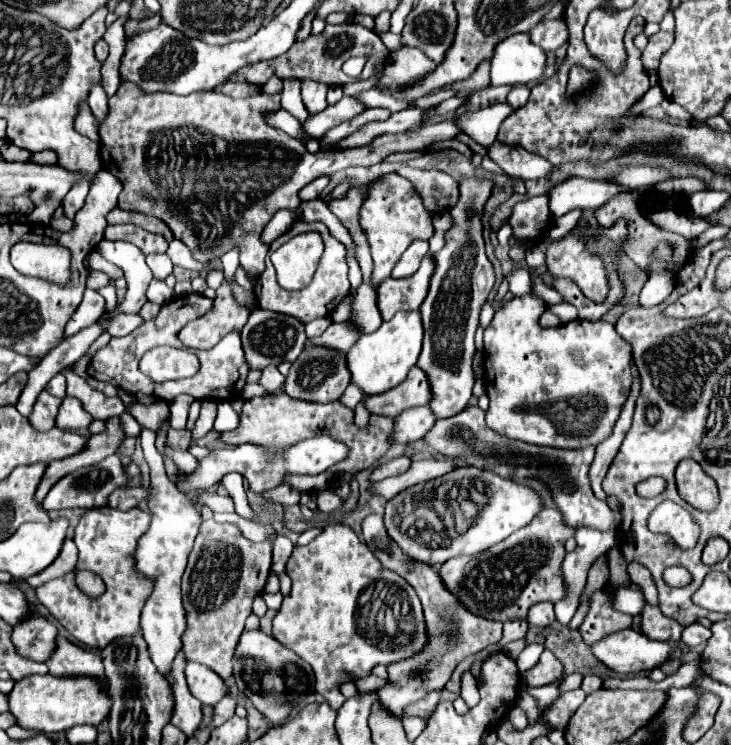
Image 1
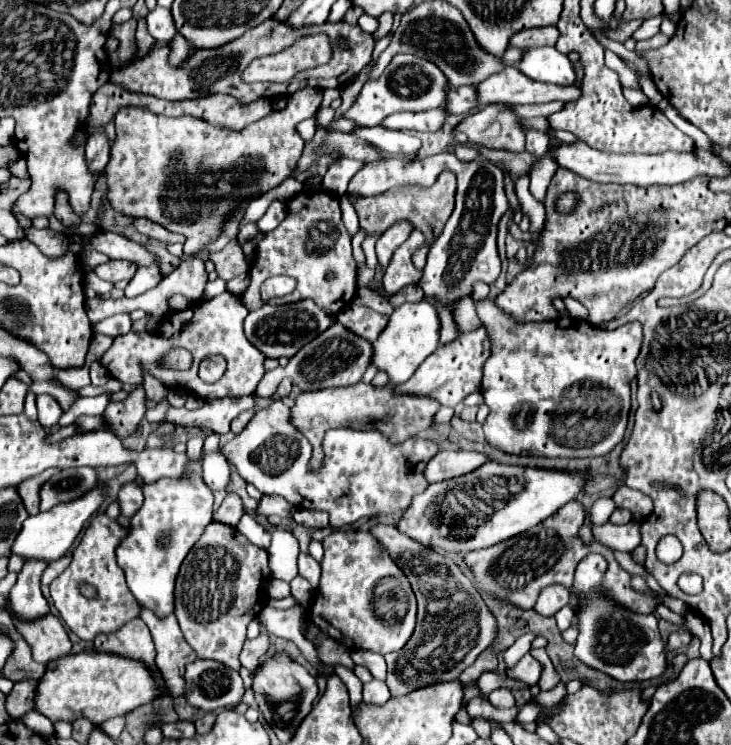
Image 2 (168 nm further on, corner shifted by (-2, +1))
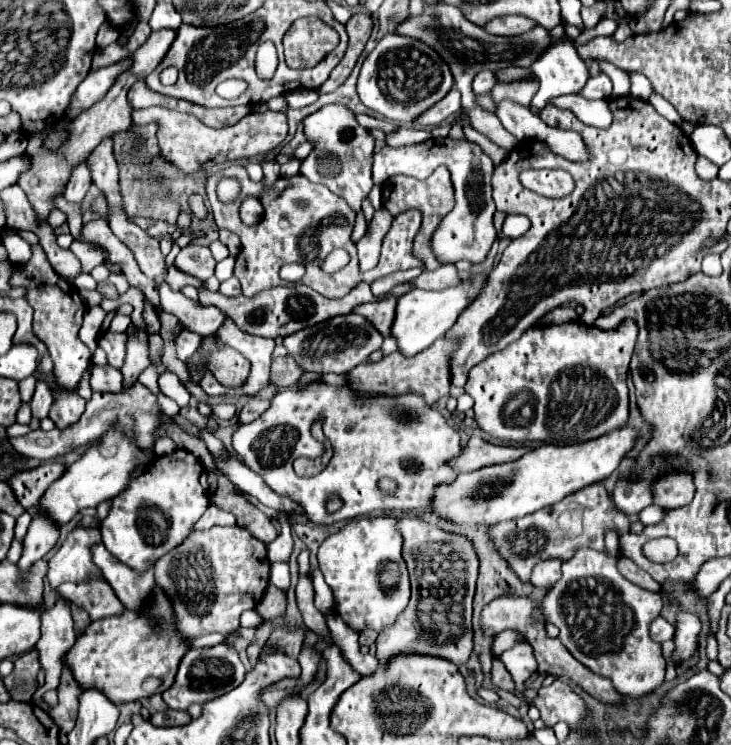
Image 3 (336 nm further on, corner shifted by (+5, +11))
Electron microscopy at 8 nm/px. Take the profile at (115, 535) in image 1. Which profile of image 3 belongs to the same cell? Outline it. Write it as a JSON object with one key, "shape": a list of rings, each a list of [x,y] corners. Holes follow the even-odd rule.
{"shape":[[[74,529],[56,555],[48,561],[50,585],[58,587],[66,582],[80,583],[88,575],[100,575],[90,553],[90,547],[98,541],[98,529]]]}

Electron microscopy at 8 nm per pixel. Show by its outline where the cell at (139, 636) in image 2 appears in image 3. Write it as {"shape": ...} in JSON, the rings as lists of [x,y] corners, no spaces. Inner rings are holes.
{"shape":[[[88,577],[82,583],[62,583],[58,591],[70,603],[82,605],[90,613],[92,621],[124,611],[124,605],[102,577]]]}

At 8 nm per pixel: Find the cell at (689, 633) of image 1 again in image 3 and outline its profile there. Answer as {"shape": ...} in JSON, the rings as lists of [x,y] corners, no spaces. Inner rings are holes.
{"shape":[[[656,617],[652,623],[650,623],[650,637],[656,641],[656,643],[664,643],[668,639],[674,637],[674,625],[668,623],[664,617]]]}

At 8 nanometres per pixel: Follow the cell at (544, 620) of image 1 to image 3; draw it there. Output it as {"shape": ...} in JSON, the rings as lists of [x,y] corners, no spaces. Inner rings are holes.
{"shape":[[[542,561],[542,563],[538,563],[532,571],[530,581],[534,581],[534,585],[538,585],[538,587],[548,589],[554,581],[560,579],[560,575],[562,575],[560,565],[562,565],[562,561]]]}

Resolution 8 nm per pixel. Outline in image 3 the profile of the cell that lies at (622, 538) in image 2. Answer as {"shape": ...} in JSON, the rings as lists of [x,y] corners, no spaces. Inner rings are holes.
{"shape":[[[608,531],[604,551],[578,549],[570,561],[562,563],[562,577],[546,591],[542,599],[542,611],[546,613],[546,623],[552,623],[560,629],[558,639],[562,641],[562,645],[570,651],[574,659],[584,663],[590,671],[610,679],[614,687],[618,689],[618,693],[632,699],[642,699],[644,695],[654,693],[664,683],[666,661],[662,657],[660,643],[652,641],[648,635],[648,627],[652,619],[660,615],[664,601],[660,593],[642,589],[620,575],[618,565],[616,565],[618,555],[620,555],[618,541],[620,541],[618,533]]]}

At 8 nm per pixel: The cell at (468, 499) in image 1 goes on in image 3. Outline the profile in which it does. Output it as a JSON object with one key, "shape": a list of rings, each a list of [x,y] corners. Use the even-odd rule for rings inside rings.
{"shape":[[[626,425],[578,445],[540,445],[518,461],[484,467],[474,473],[462,473],[462,477],[458,477],[452,485],[442,485],[436,489],[432,507],[458,523],[494,525],[500,521],[518,519],[542,507],[554,505],[594,481],[598,483],[606,479],[634,449],[636,441],[638,431]]]}

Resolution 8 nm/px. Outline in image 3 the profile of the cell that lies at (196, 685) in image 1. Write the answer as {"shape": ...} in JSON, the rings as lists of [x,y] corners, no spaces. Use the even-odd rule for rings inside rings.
{"shape":[[[218,643],[218,645],[206,647],[206,649],[190,649],[180,663],[174,685],[162,693],[162,699],[166,701],[166,705],[170,709],[186,711],[192,703],[202,705],[206,701],[212,701],[212,699],[232,691],[234,687],[238,687],[242,683],[244,675],[246,675],[246,669],[232,643]]]}

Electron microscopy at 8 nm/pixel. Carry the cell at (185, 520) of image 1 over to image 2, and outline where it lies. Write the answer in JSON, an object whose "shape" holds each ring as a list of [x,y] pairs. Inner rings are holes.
{"shape":[[[191,437],[187,441],[187,455],[191,459],[191,473],[183,479],[159,479],[151,485],[143,487],[145,503],[143,507],[133,515],[131,525],[129,525],[129,535],[121,541],[117,547],[117,563],[125,571],[127,577],[127,587],[133,593],[133,597],[143,605],[155,611],[155,615],[165,615],[173,613],[173,589],[175,589],[175,579],[179,573],[179,567],[191,547],[197,543],[197,539],[203,535],[205,527],[213,521],[213,493],[207,489],[207,485],[201,479],[201,467],[197,461],[197,455],[203,449],[203,437]]]}

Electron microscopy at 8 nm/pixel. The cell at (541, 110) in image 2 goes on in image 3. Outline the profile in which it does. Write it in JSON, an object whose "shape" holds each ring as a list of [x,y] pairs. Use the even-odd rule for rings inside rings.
{"shape":[[[564,95],[564,97],[556,97],[550,103],[562,107],[562,109],[572,109],[582,123],[592,125],[592,127],[600,127],[606,129],[612,123],[612,113],[608,107],[608,101],[598,99],[598,101],[590,101],[584,99],[582,95]]]}

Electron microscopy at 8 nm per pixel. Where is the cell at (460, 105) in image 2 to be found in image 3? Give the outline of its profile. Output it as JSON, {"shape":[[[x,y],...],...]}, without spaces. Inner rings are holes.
{"shape":[[[480,71],[476,77],[474,77],[474,83],[472,83],[472,89],[476,95],[480,93],[486,93],[490,91],[494,85],[498,83],[498,77],[494,71]]]}

